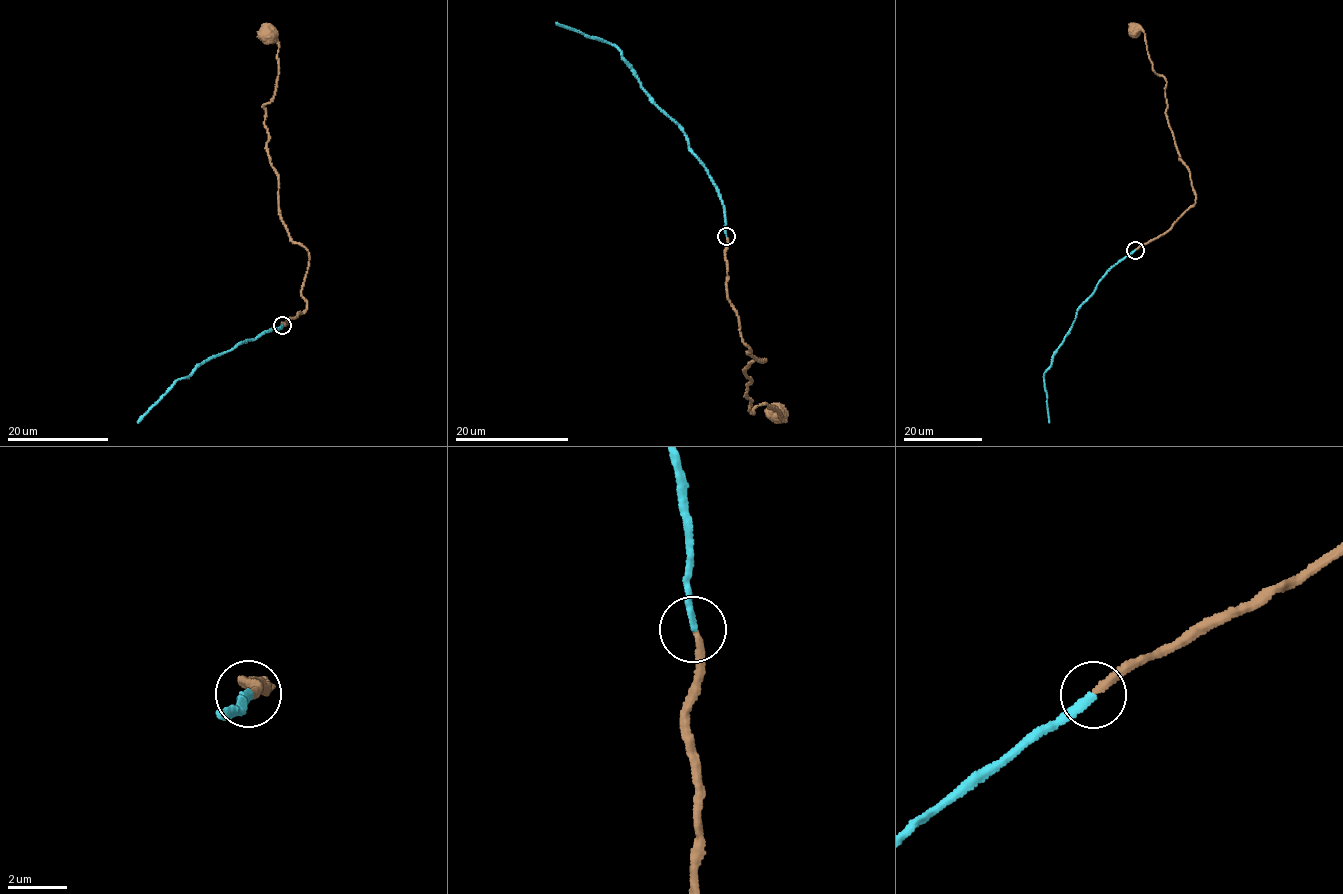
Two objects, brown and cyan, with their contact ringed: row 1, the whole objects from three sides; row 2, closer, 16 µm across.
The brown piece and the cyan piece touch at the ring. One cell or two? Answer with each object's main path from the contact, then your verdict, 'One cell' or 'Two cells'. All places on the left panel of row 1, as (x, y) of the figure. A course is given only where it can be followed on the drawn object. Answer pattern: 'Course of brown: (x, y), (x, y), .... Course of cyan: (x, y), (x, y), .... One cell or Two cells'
Course of brown: (283, 325), (306, 308), (308, 252), (281, 216), (267, 146), (264, 106), (278, 48), (268, 35). Course of cyan: (283, 325), (195, 368), (193, 373), (181, 379), (137, 422). One cell

